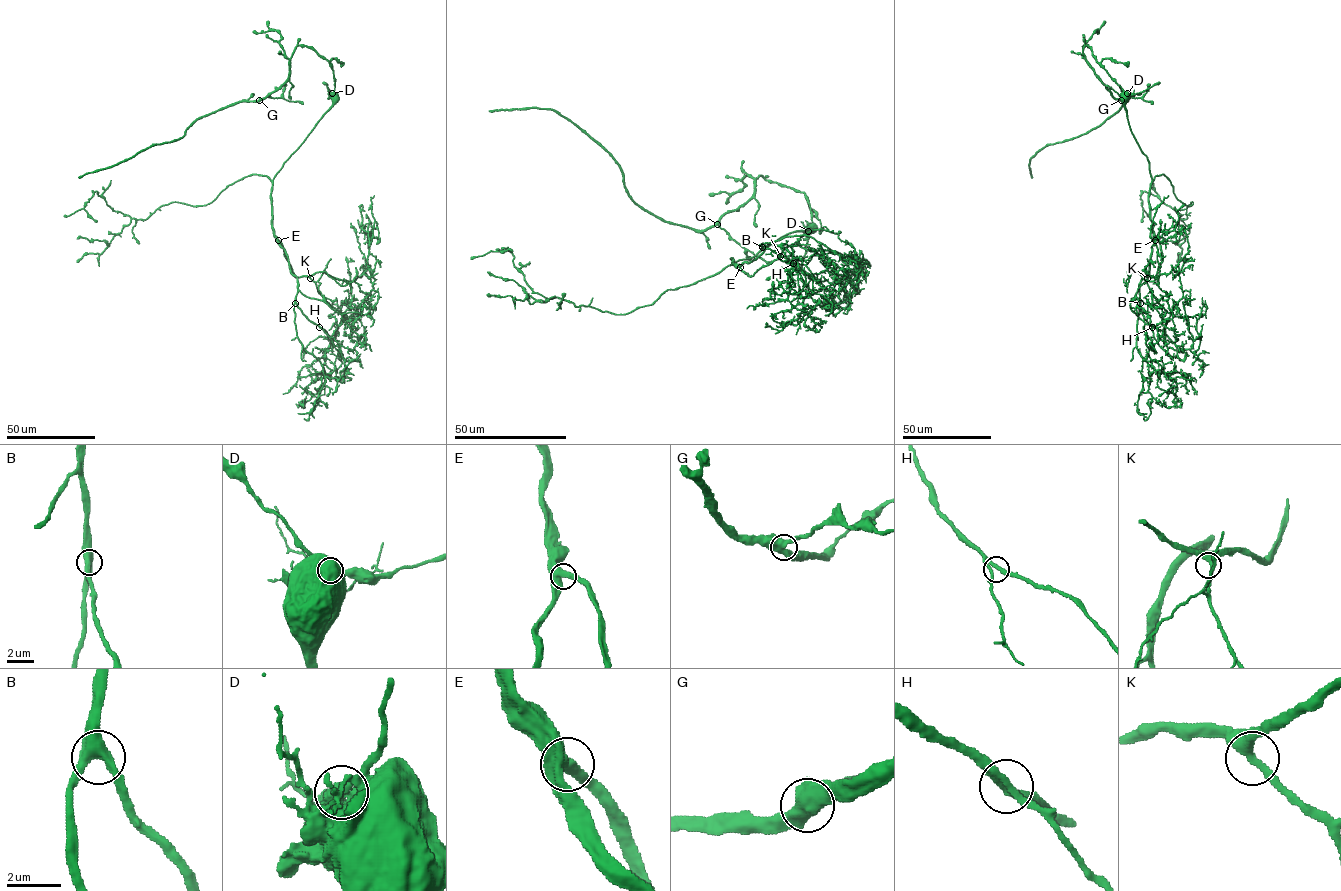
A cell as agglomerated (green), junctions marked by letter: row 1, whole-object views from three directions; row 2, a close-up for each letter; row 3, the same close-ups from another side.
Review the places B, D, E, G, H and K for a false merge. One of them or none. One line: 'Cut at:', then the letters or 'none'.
Cut at: D

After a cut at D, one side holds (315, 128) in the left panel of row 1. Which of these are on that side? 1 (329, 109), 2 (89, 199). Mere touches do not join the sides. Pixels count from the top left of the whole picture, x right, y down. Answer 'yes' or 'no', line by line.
1: yes
2: yes

